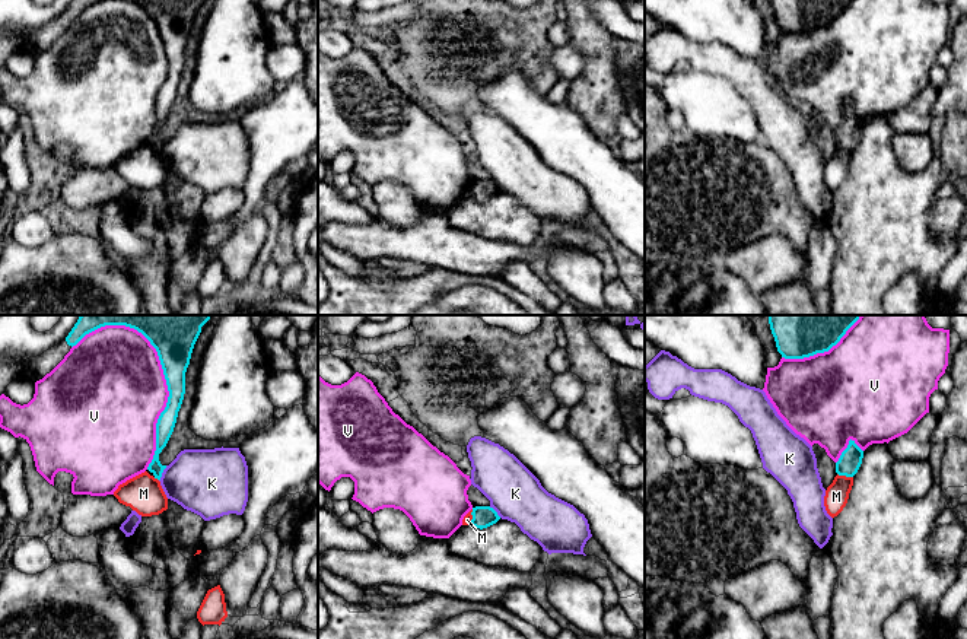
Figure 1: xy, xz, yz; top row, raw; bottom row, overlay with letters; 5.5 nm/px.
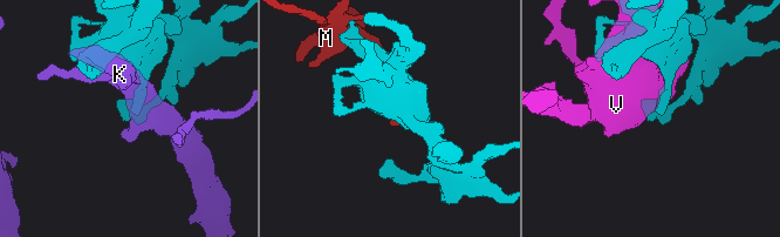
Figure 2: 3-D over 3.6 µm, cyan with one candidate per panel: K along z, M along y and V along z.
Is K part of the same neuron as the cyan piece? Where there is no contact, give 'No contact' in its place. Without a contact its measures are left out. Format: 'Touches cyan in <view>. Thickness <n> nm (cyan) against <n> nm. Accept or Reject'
Touches cyan in xy. Thickness 100 nm (cyan) against 360 nm. Reject

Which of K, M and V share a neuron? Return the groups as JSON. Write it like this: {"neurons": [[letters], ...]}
{"neurons": [["K"], ["M"], ["V"]]}

